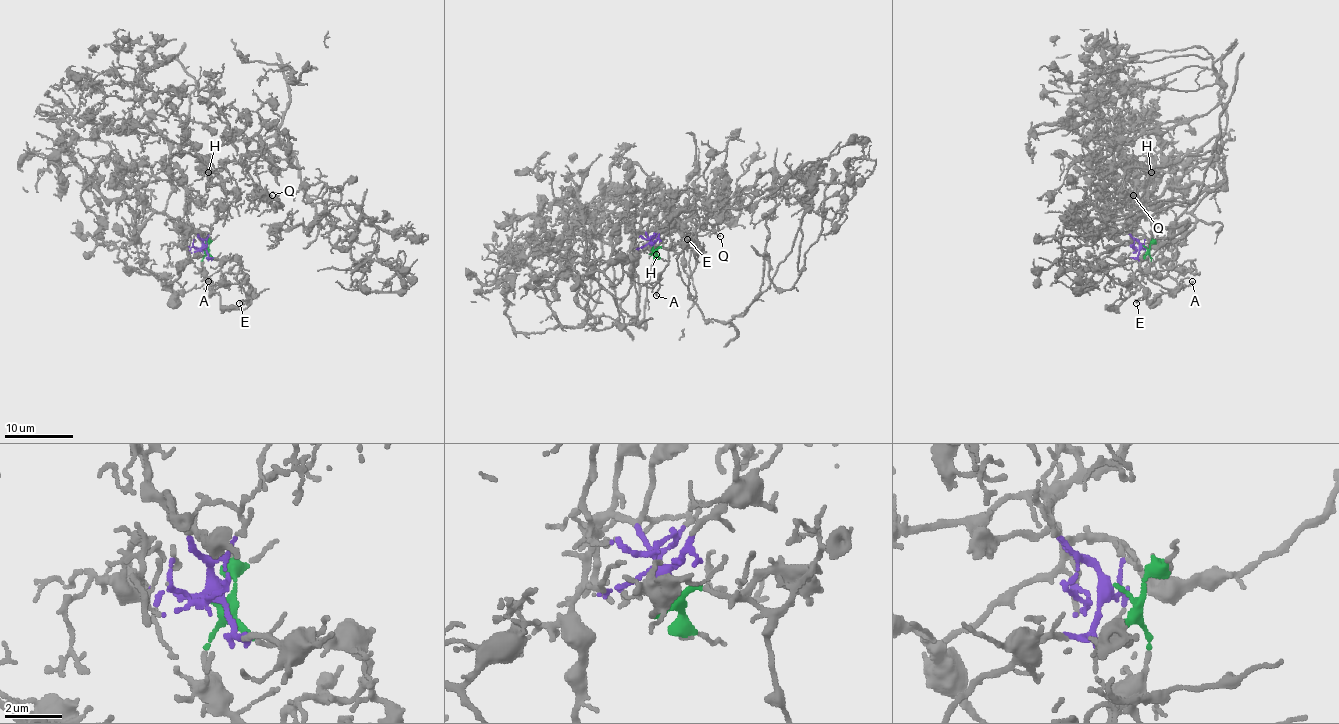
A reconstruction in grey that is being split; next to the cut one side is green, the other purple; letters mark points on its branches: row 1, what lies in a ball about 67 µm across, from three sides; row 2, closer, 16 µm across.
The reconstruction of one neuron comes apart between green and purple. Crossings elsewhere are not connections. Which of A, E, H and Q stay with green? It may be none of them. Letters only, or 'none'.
A, E

